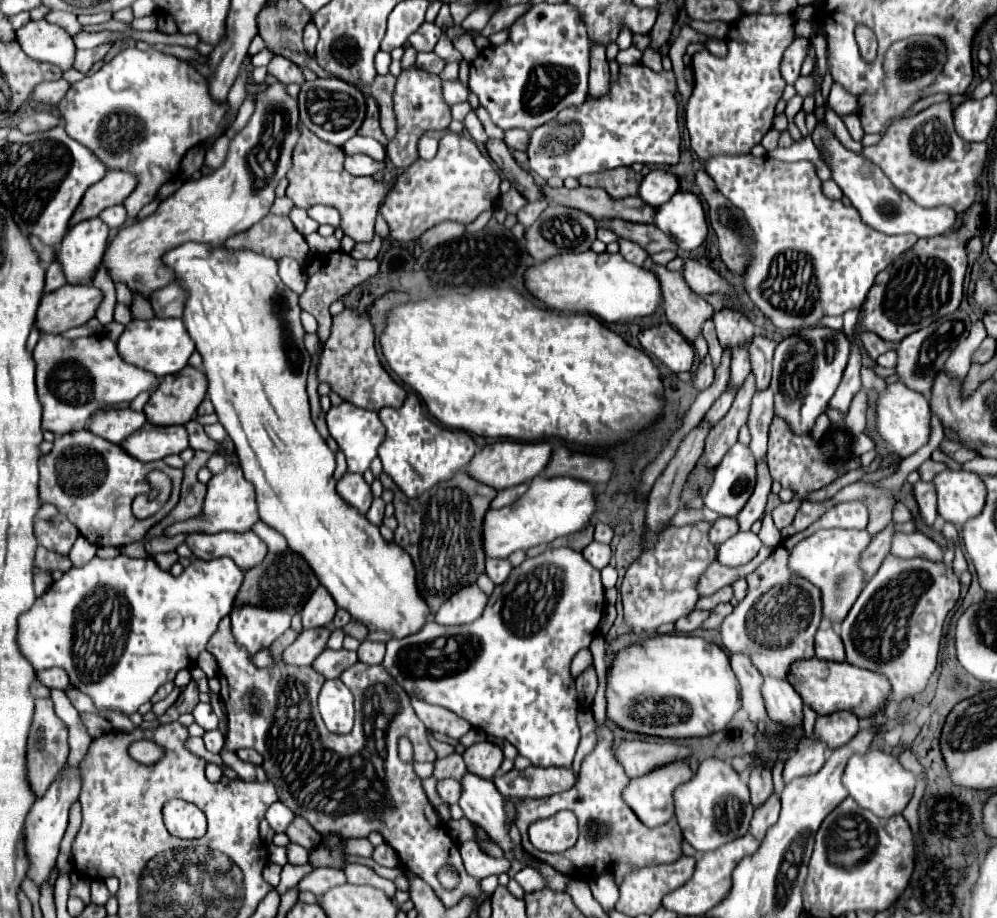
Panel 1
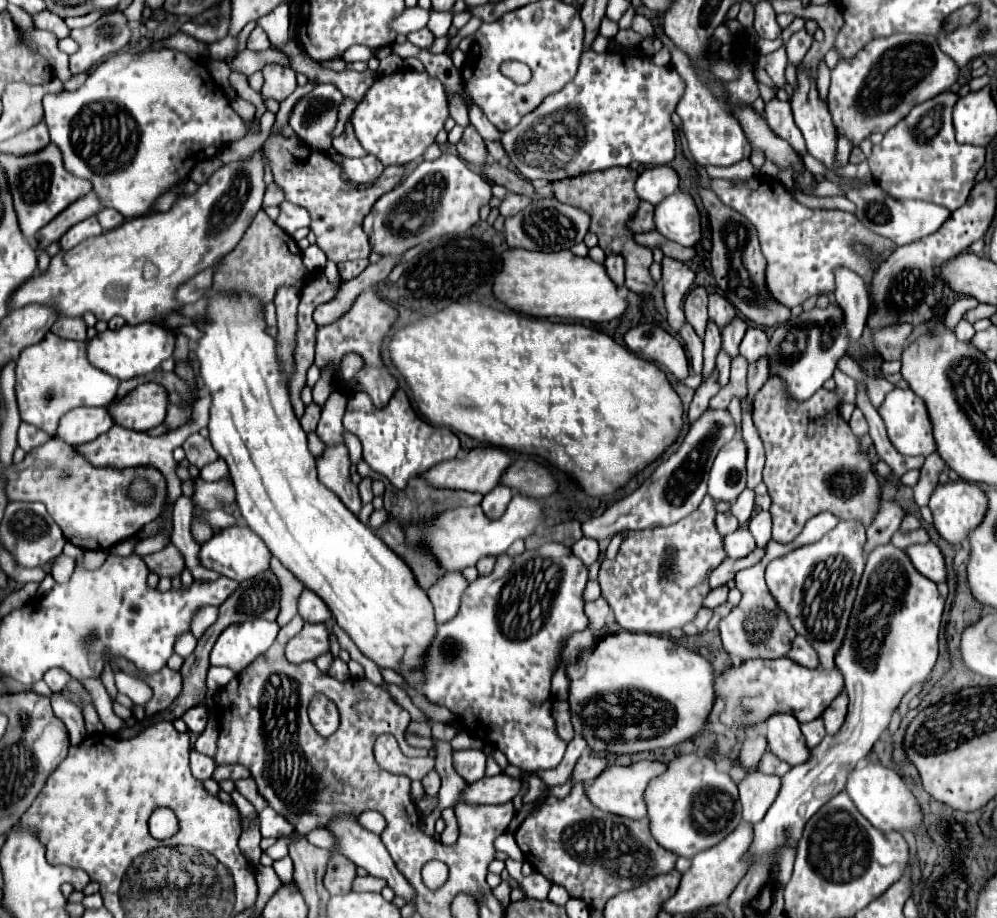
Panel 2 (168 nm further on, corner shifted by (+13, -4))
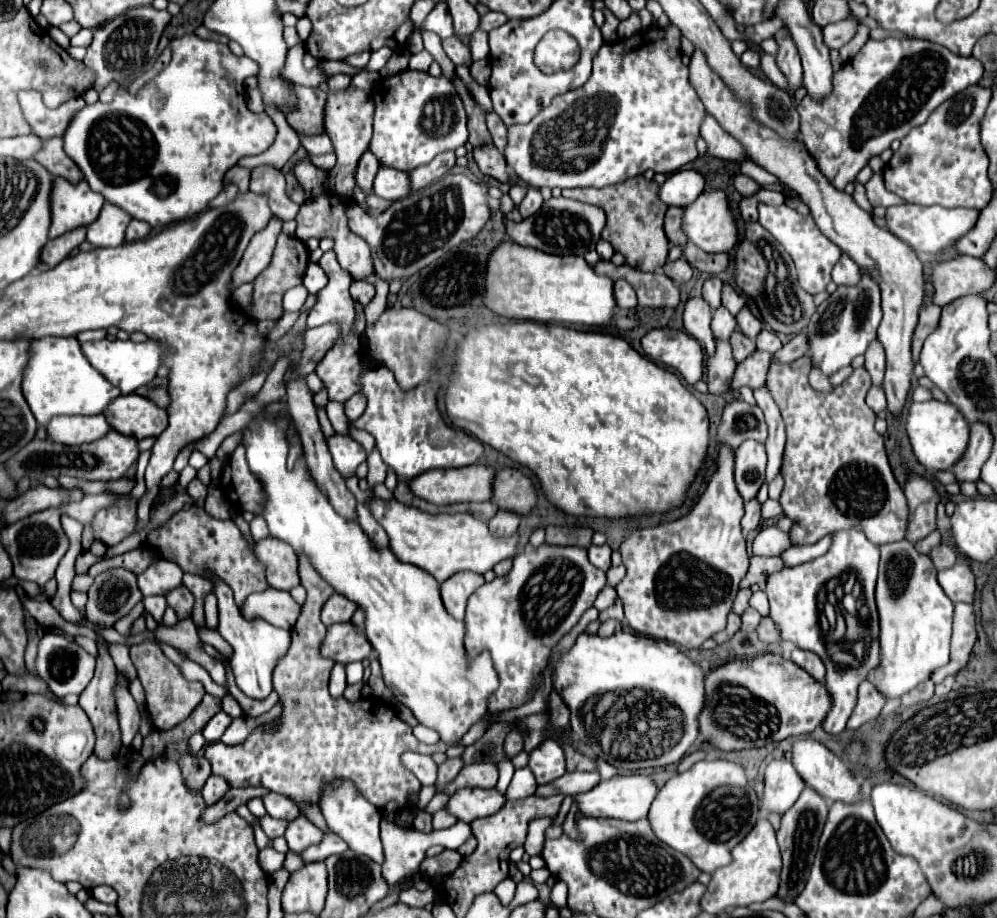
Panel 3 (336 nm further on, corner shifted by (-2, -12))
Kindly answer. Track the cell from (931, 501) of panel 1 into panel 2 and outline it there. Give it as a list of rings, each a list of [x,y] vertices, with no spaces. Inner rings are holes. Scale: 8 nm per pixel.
[[[933,452],[931,456],[925,458],[925,464],[923,464],[923,468],[921,468],[921,478],[919,478],[917,486],[913,488],[917,506],[927,506],[929,496],[931,496],[933,488],[935,488],[937,482],[939,482],[939,474],[941,474],[945,468],[947,468],[947,464],[943,462],[943,458],[941,458],[937,452]]]

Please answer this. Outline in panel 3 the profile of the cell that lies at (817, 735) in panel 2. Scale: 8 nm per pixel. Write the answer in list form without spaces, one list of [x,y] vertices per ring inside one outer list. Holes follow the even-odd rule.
[[[844,530],[834,536],[830,550],[794,568],[780,570],[768,576],[764,592],[770,600],[770,616],[778,624],[782,638],[794,642],[802,650],[816,652],[826,666],[826,688],[832,696],[832,710],[822,728],[826,734],[838,736],[856,706],[858,684],[880,662],[878,646],[878,612],[874,604],[874,588],[878,576],[880,548],[860,532]],[[852,592],[852,602],[846,598]],[[834,604],[844,610],[836,612],[836,620],[828,620],[824,606]]]

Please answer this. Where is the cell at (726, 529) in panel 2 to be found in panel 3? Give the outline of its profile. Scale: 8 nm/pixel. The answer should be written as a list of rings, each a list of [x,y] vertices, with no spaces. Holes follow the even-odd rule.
[[[754,498],[750,502],[746,502],[746,514],[742,518],[742,532],[750,534],[752,530],[756,530],[760,524],[760,502]]]

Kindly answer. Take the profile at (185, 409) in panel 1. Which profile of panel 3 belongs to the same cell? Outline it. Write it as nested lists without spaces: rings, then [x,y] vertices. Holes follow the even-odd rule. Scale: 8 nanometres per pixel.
[[[124,394],[116,398],[116,402],[104,410],[104,416],[108,416],[108,424],[114,430],[136,440],[150,436],[156,438],[168,426],[168,412],[138,394]]]

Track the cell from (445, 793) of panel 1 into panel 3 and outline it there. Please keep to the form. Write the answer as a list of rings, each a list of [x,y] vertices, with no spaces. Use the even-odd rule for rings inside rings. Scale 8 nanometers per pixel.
[[[448,758],[444,764],[438,766],[438,780],[436,780],[436,786],[446,786],[448,782],[452,782],[458,772],[462,770],[462,758]]]

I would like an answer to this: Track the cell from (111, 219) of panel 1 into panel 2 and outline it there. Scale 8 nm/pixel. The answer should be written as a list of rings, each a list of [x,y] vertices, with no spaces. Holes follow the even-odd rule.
[[[103,208],[97,212],[97,218],[99,218],[99,224],[103,226],[103,230],[113,230],[117,226],[121,226],[125,222],[125,218],[113,210],[113,208]]]

